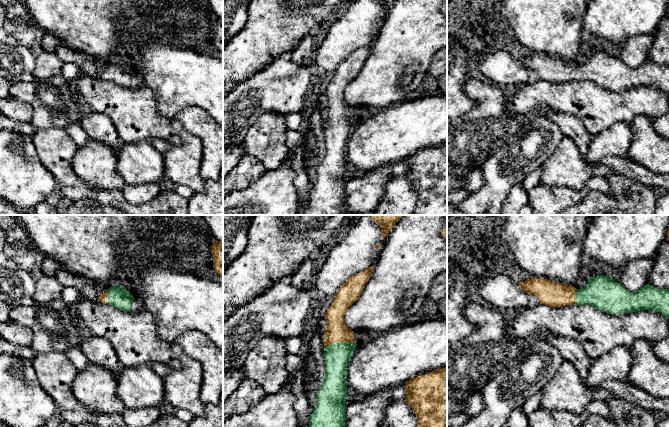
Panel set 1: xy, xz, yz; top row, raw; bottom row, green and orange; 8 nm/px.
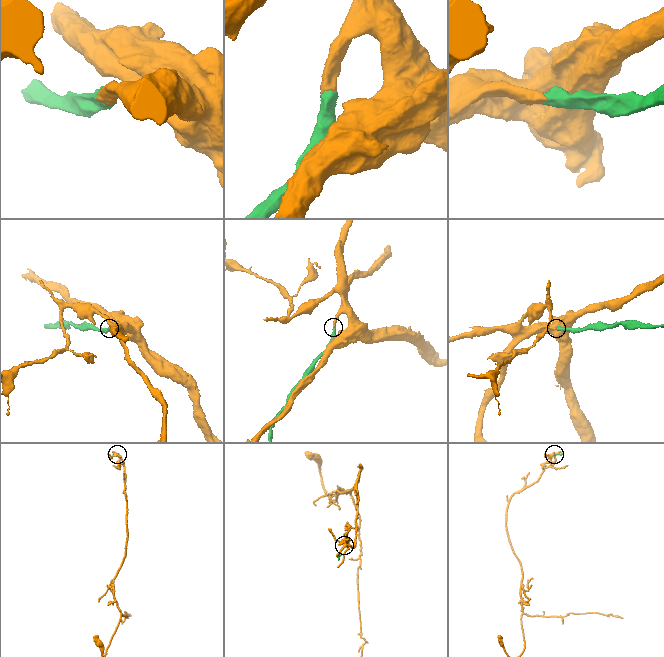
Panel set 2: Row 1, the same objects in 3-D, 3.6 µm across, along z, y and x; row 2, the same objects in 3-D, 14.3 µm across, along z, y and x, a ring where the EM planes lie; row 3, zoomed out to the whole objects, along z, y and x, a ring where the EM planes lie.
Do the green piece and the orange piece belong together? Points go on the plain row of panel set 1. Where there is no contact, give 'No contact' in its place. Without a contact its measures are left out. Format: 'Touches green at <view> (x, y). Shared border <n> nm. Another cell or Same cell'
Touches green at xz (340, 119). Shared border 260 nm. Same cell

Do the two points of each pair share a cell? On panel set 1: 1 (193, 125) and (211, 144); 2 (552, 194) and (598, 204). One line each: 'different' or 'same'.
1: same
2: different

